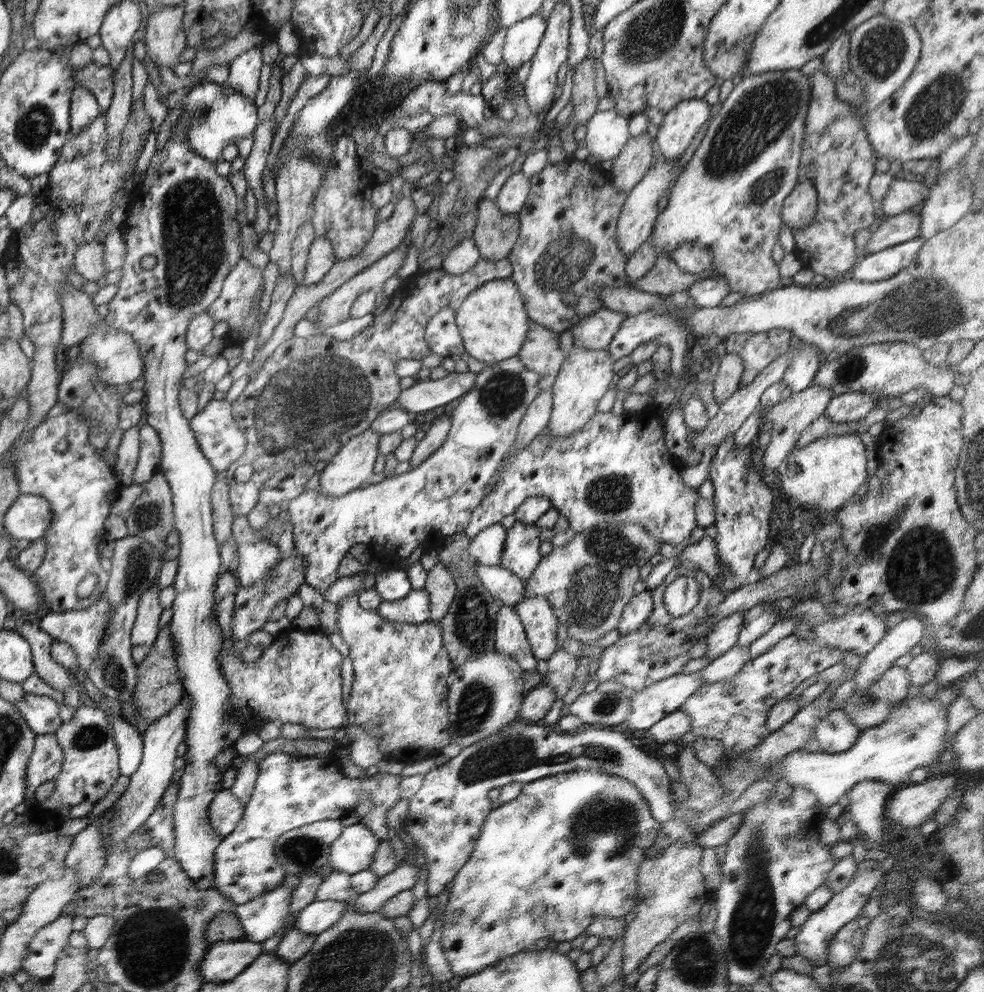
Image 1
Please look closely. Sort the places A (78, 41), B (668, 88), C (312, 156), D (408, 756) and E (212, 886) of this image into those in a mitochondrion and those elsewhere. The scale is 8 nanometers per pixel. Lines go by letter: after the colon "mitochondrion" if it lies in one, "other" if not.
A: other
B: other
C: mitochondrion
D: other
E: other

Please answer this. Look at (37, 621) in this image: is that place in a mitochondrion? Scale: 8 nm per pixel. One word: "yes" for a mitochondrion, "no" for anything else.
no

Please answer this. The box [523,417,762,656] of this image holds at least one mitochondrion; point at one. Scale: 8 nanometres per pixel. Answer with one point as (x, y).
(591, 594)

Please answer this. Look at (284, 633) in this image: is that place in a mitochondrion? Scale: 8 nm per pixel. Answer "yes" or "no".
no

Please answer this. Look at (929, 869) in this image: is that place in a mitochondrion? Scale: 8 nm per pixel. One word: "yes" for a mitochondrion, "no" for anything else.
no

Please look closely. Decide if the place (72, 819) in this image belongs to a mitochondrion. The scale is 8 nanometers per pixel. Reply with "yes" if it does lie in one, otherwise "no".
no

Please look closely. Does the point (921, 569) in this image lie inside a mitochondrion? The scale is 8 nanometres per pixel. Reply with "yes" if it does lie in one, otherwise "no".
yes

